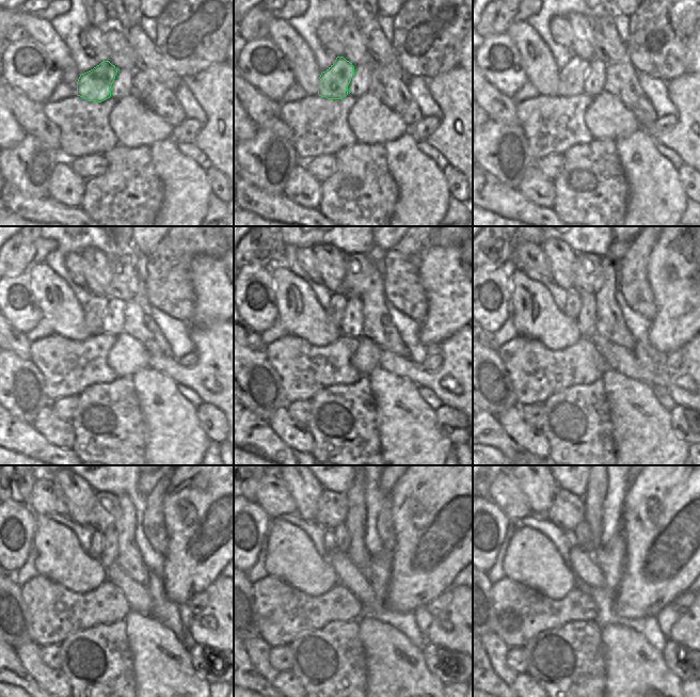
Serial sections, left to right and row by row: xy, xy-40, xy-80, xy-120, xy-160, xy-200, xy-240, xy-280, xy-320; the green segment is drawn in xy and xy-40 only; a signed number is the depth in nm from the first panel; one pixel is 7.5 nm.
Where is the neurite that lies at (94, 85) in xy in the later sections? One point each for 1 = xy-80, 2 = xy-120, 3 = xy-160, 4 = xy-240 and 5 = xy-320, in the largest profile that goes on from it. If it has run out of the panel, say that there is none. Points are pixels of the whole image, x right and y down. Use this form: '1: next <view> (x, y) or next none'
1: next xy-80 (572, 77)
2: next xy-120 (93, 312)
3: next xy-160 (334, 311)
4: next xy-240 (95, 550)
5: next xy-320 (569, 535)

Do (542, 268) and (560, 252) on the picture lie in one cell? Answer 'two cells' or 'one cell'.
two cells

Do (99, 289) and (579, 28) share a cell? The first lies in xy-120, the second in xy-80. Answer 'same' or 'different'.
same

